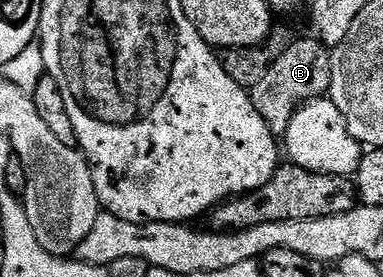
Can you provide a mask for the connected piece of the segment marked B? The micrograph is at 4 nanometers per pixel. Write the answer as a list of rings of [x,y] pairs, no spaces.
[[[317,37],[296,38],[296,41],[271,63],[261,81],[250,88],[249,94],[261,117],[277,137],[284,136],[289,122],[309,100],[324,98],[331,90],[332,59],[330,48]]]

